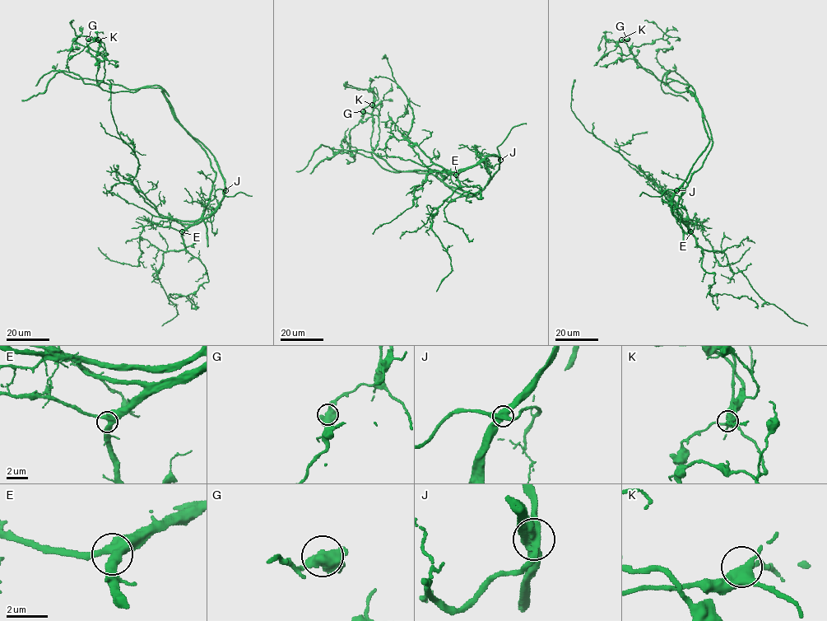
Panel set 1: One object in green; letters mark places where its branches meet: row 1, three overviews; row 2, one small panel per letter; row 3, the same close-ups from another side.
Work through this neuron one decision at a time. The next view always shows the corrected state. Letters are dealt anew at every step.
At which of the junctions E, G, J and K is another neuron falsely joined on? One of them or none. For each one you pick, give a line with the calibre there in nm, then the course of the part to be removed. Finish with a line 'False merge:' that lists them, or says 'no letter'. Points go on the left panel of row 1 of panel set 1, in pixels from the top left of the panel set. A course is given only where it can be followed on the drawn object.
J: 550 nm thick; foreign part runs (225, 190), (210, 199), (216, 172), (160, 86), (104, 91), (96, 81), (100, 40), (79, 35), (70, 51)
False merge: J

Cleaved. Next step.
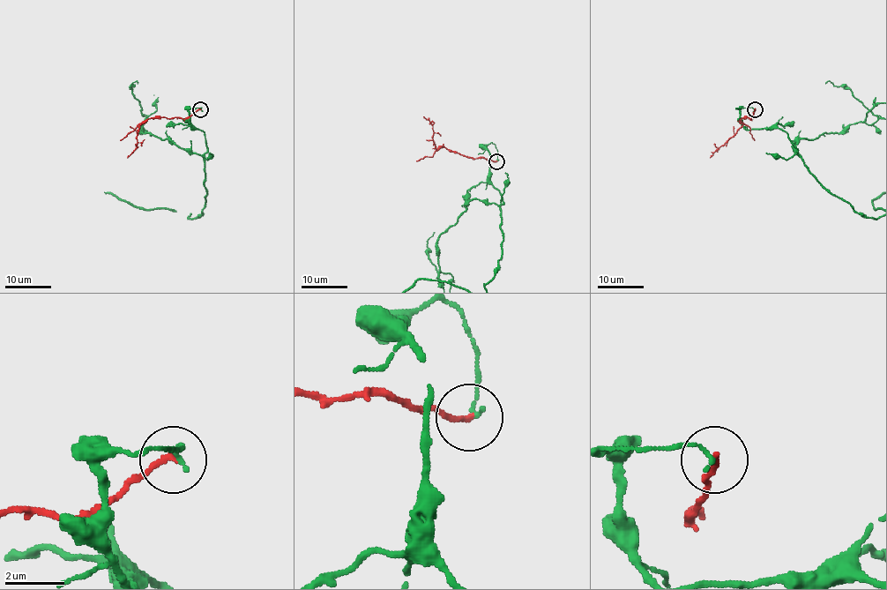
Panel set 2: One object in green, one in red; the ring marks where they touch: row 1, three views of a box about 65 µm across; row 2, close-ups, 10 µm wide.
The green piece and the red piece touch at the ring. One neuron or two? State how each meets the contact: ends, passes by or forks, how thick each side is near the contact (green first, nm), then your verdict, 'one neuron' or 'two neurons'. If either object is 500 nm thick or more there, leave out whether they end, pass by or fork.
green ends there; red ends there; 150 nm thick on the green side, 200 nm on the other; two neurons

